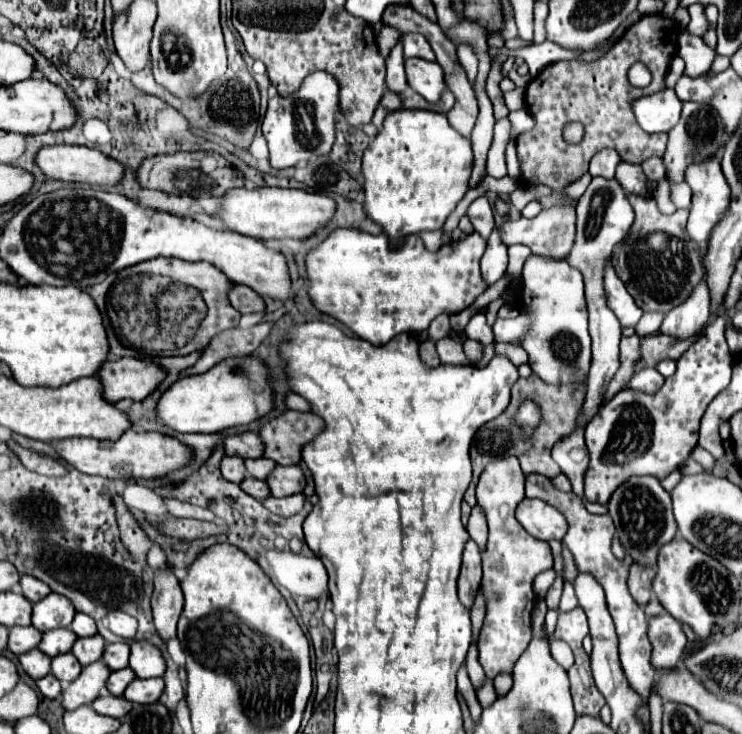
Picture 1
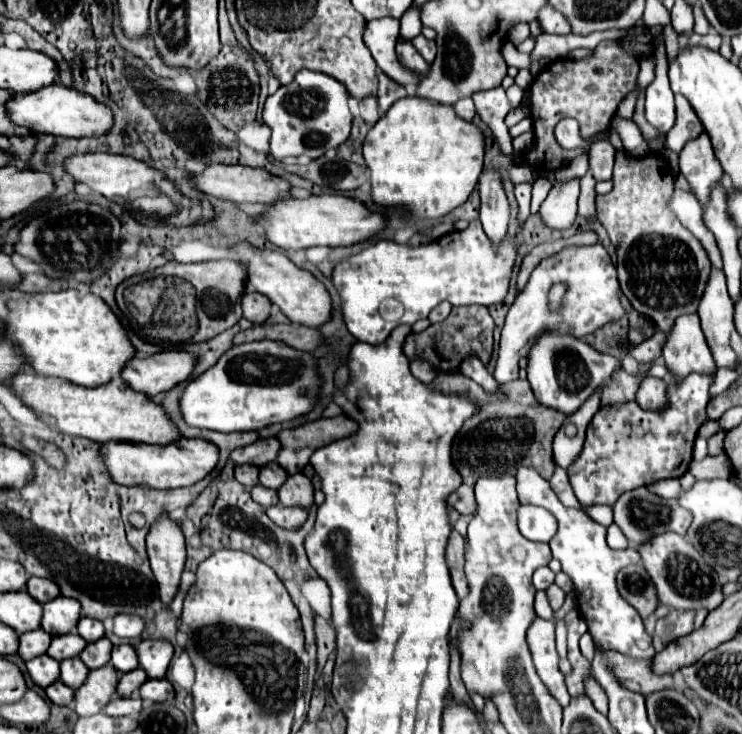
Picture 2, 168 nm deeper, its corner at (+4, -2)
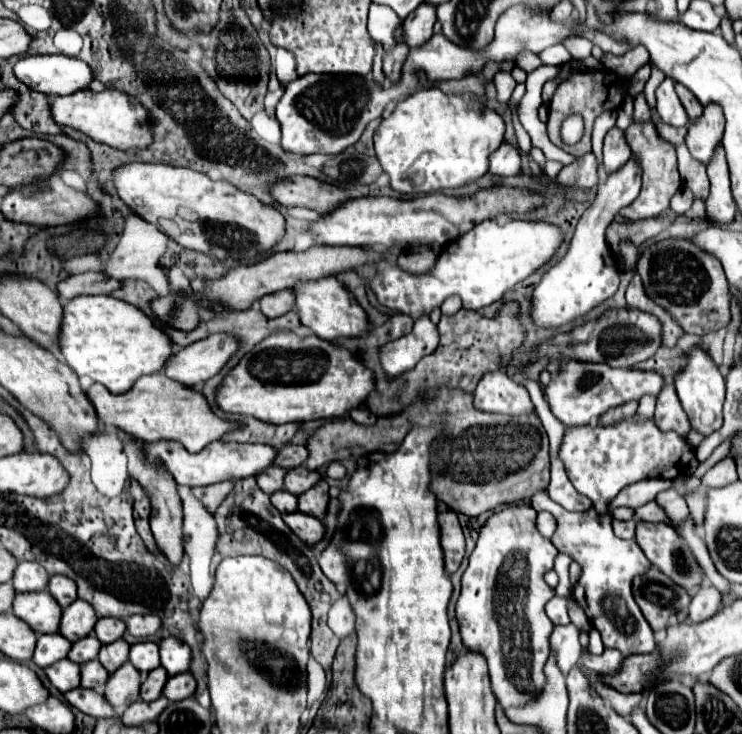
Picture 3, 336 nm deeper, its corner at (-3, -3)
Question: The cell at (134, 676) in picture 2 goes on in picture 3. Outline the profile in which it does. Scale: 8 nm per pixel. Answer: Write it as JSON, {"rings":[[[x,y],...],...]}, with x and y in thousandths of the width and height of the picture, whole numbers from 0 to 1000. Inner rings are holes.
{"rings":[[[213,909],[213,911],[202,914],[197,920],[197,925],[191,928],[191,933],[189,933],[189,952],[191,955],[208,955],[208,952],[213,952],[216,944],[218,944],[218,933],[224,931],[224,925],[226,925],[224,911]]]}

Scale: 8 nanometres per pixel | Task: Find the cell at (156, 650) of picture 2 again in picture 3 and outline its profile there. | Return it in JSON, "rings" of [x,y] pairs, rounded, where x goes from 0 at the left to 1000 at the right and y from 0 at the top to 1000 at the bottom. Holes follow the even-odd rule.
{"rings":[[[224,868],[216,873],[216,903],[229,922],[253,914],[256,898],[259,898],[256,881],[251,881],[248,873],[237,868]]]}

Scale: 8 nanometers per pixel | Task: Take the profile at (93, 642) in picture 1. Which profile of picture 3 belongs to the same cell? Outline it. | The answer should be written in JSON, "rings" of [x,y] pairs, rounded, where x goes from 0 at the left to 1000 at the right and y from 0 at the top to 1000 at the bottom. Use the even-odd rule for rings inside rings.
{"rings":[[[159,871],[154,876],[146,876],[146,879],[137,879],[135,890],[132,890],[132,901],[137,903],[137,909],[151,917],[154,911],[159,911],[162,906],[170,903],[170,890],[173,890],[175,879],[167,873],[167,871]]]}

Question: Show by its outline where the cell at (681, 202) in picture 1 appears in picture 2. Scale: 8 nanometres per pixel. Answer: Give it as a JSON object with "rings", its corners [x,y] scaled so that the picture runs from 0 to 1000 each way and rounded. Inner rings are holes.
{"rings":[[[910,256],[910,264],[904,270],[904,286],[912,292],[912,297],[918,300],[920,308],[926,308],[942,327],[945,332],[950,335],[956,351],[958,351],[958,360],[961,365],[972,368],[974,362],[974,354],[969,349],[969,338],[964,332],[964,324],[961,319],[947,308],[947,300],[945,300],[945,278],[942,272],[937,272],[937,267],[931,262],[920,262],[915,256]]]}

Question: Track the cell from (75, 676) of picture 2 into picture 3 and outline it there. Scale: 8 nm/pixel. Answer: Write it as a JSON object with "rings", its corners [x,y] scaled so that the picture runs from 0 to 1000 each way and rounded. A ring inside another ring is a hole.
{"rings":[[[132,898],[108,906],[108,933],[116,939],[129,939],[132,933],[140,933],[143,922],[146,922],[146,914],[135,906]]]}

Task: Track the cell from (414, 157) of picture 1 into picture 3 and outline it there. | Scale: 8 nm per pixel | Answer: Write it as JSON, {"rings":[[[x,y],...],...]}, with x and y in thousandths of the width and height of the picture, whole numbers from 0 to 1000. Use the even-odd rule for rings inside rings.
{"rings":[[[566,121],[563,127],[536,138],[531,154],[523,162],[515,162],[515,168],[509,170],[509,176],[504,181],[504,206],[507,206],[507,214],[509,214],[512,225],[515,225],[515,230],[523,236],[526,255],[531,260],[536,260],[536,263],[588,263],[588,260],[596,260],[601,255],[615,257],[615,255],[644,247],[658,233],[658,214],[660,214],[660,208],[666,208],[677,198],[677,189],[679,189],[679,165],[677,165],[677,159],[671,154],[660,151],[658,146],[652,146],[647,140],[636,140],[636,138],[620,132],[620,129],[601,129],[593,121]]]}

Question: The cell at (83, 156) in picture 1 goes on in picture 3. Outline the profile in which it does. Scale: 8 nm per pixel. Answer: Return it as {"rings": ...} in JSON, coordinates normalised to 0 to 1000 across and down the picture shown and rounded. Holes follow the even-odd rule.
{"rings":[[[173,222],[154,230],[151,247],[159,268],[194,301],[205,304],[245,337],[294,353],[342,353],[383,320],[383,296],[372,285],[353,279],[342,266],[321,260],[307,247],[286,247],[275,236],[251,228]]]}

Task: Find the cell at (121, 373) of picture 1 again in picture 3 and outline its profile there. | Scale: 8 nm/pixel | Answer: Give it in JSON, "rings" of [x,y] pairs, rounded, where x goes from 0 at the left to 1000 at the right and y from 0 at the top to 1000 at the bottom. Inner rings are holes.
{"rings":[[[305,454],[283,456],[237,478],[218,505],[251,527],[264,527],[288,514],[315,484],[315,475],[321,475],[315,459]]]}

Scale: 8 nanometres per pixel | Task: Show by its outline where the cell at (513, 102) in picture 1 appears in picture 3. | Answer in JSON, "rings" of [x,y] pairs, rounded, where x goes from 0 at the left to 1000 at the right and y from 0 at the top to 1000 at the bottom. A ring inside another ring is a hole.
{"rings":[[[670,99],[666,104],[664,112],[666,116],[668,116],[668,135],[671,135],[674,140],[682,140],[695,119],[695,110],[690,108],[687,99]]]}

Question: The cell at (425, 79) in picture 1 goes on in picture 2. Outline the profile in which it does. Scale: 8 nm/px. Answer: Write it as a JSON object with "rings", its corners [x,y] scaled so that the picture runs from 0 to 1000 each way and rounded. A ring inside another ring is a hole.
{"rings":[[[538,54],[538,57],[535,57],[535,76],[538,76],[538,82],[540,82],[549,93],[554,93],[554,95],[559,95],[562,101],[573,104],[578,87],[570,82],[570,76],[565,76],[565,71],[562,71],[559,63],[554,60],[554,54]]]}

